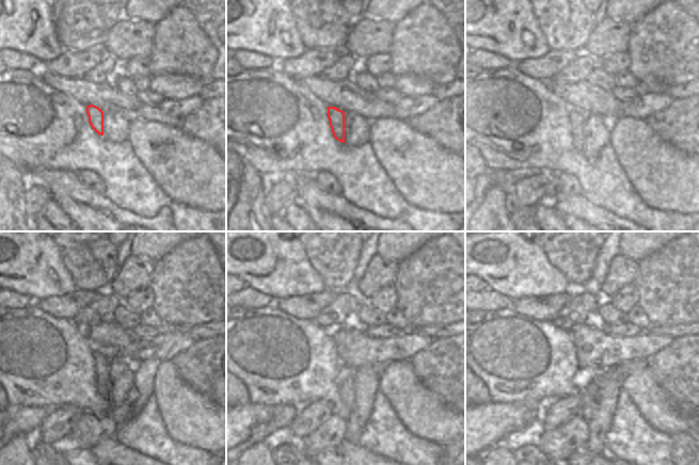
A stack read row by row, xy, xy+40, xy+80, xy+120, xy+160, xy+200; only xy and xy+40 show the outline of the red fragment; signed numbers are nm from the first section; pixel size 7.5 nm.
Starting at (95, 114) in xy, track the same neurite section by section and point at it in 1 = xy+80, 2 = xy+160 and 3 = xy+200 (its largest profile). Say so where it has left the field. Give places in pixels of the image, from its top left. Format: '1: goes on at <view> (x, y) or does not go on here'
1: goes on at xy+80 (576, 117)
2: goes on at xy+160 (346, 382)
3: goes on at xy+200 (589, 407)

